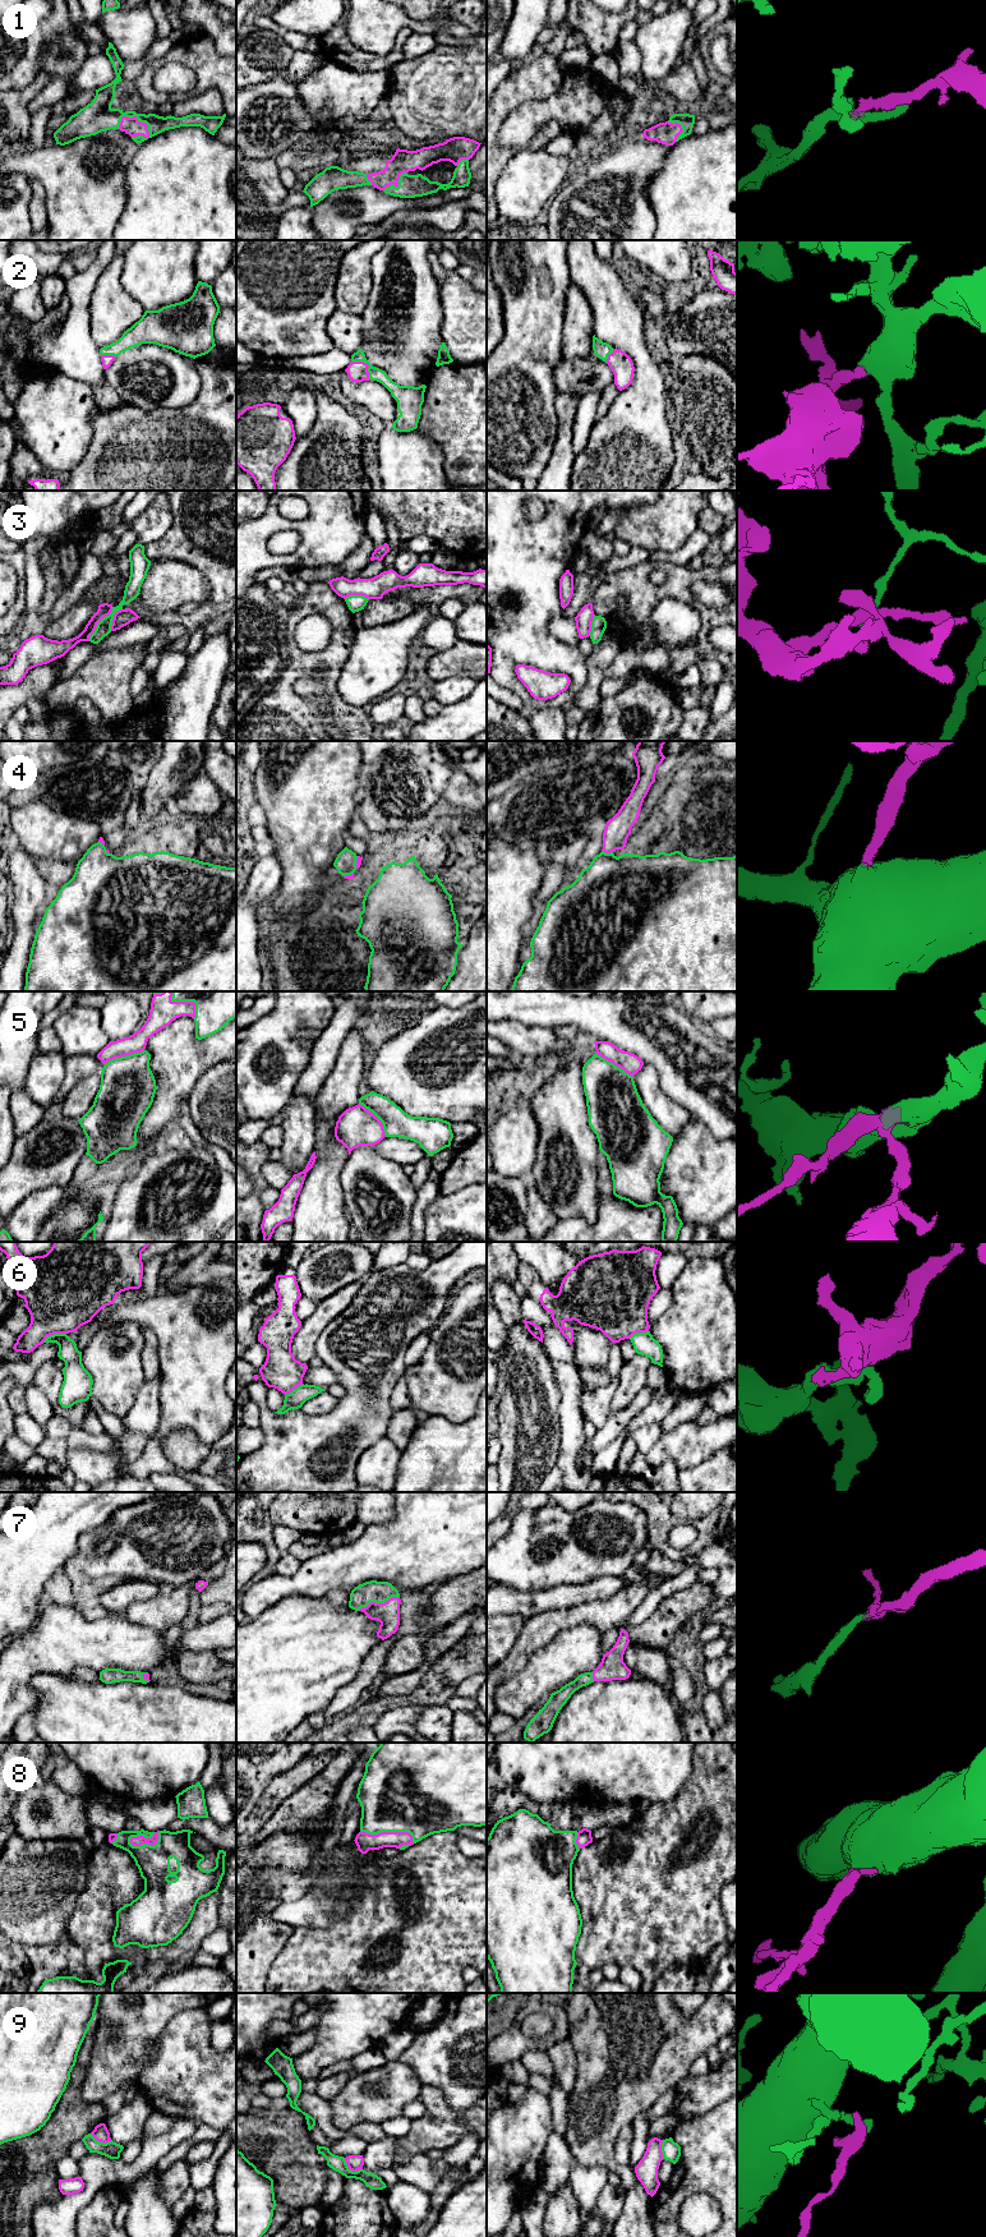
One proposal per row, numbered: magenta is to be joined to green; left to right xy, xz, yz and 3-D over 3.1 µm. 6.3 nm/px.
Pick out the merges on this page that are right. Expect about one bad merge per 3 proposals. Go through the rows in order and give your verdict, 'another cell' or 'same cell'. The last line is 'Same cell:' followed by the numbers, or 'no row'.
1: same cell
2: same cell
3: another cell
4: same cell
5: same cell
6: another cell
7: same cell
8: same cell
9: another cell
Same cell: 1, 2, 4, 5, 7, 8

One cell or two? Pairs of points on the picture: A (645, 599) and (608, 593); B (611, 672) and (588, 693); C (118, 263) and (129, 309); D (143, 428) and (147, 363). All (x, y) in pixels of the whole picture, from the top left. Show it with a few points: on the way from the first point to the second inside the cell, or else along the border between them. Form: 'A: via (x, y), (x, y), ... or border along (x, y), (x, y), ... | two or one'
A: via (636, 590), (617, 589) | one
B: border along (620, 649), (606, 670), (604, 676) | two
C: via (114, 275), (114, 294), (118, 298) | one
D: border along (123, 403), (147, 410), (175, 409) | two

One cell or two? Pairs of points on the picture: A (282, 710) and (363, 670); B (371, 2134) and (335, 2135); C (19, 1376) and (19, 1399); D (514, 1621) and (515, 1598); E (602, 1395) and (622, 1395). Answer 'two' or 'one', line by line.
A: two
B: one
C: two
D: two
E: two

